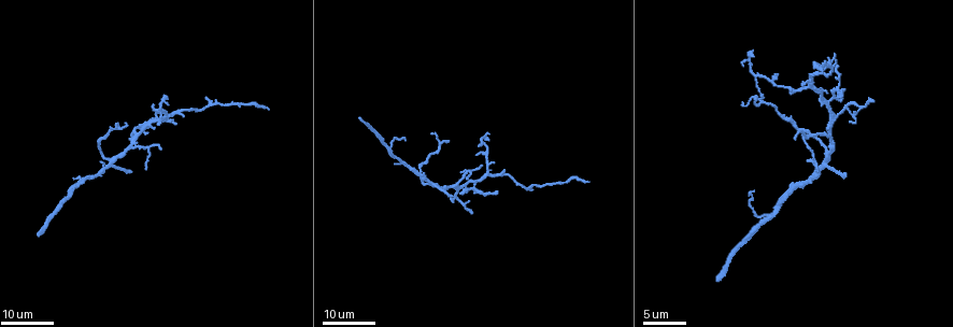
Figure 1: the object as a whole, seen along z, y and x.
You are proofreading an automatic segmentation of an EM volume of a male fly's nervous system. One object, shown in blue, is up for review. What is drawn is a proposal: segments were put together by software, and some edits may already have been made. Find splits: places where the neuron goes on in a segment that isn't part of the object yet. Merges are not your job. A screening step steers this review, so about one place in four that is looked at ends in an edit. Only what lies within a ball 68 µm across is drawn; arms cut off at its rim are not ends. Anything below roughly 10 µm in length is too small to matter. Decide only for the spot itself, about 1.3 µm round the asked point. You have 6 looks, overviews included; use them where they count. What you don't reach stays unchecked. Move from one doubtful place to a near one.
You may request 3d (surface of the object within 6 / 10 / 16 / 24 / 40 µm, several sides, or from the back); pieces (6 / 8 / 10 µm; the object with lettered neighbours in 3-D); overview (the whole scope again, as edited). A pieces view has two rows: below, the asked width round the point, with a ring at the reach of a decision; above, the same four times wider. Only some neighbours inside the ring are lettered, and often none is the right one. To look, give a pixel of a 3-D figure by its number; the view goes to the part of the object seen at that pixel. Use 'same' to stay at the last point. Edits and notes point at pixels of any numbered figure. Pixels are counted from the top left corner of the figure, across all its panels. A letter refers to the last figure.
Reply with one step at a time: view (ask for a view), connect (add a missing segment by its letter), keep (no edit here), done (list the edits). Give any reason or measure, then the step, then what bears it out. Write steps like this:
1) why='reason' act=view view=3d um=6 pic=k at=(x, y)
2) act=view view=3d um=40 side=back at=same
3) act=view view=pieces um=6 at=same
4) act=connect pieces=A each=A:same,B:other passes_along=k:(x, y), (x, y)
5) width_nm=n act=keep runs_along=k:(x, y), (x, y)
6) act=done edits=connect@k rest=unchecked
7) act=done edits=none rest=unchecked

why='free end' act=view view=3d um=24 pic=1 at=(872, 101)

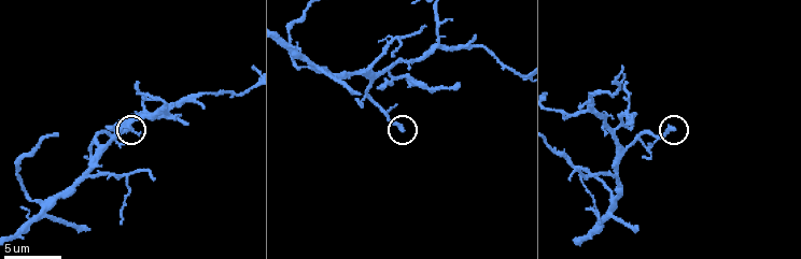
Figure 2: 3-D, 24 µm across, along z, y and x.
why='what lies round it' act=view view=pieces um=8 pic=2 at=(403, 128)

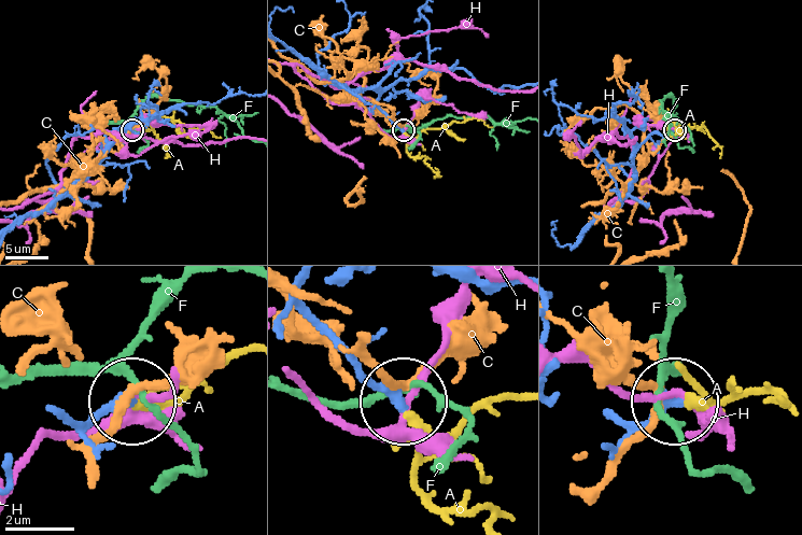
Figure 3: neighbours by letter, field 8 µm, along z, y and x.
act=connect pieces=A each=A:same,C:other,F:other,H:other found='the neuron continues'

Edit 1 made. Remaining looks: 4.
why='an open end' act=view view=3d um=6 pic=2 at=(359, 94)

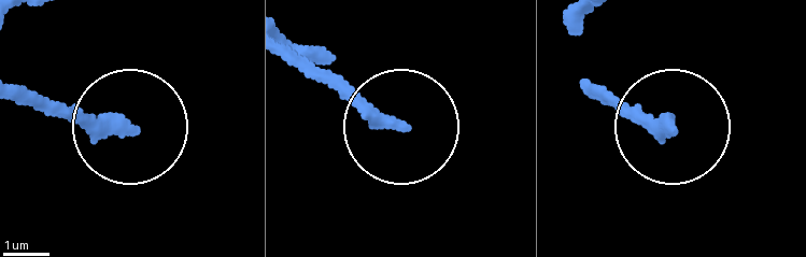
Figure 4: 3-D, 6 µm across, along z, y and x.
act=view view=pieces um=8 pic=4 at=(674, 125)

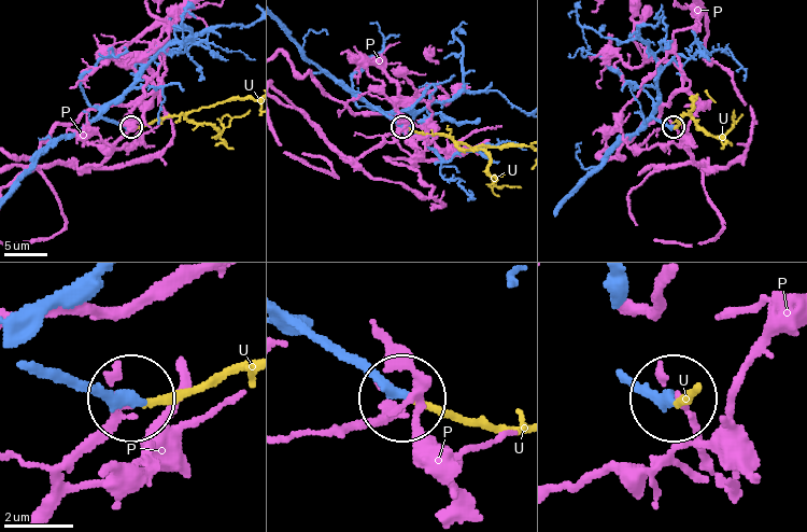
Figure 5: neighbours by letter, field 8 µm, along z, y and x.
width_nm=290 act=connect pieces=U each=P:other,U:same passes_along=5:(112, 118), (142, 127), (232, 99), (248, 99) found='the neuron continues'

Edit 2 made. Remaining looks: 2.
act=done edits=connect@3,connect@5 rest=unchecked

